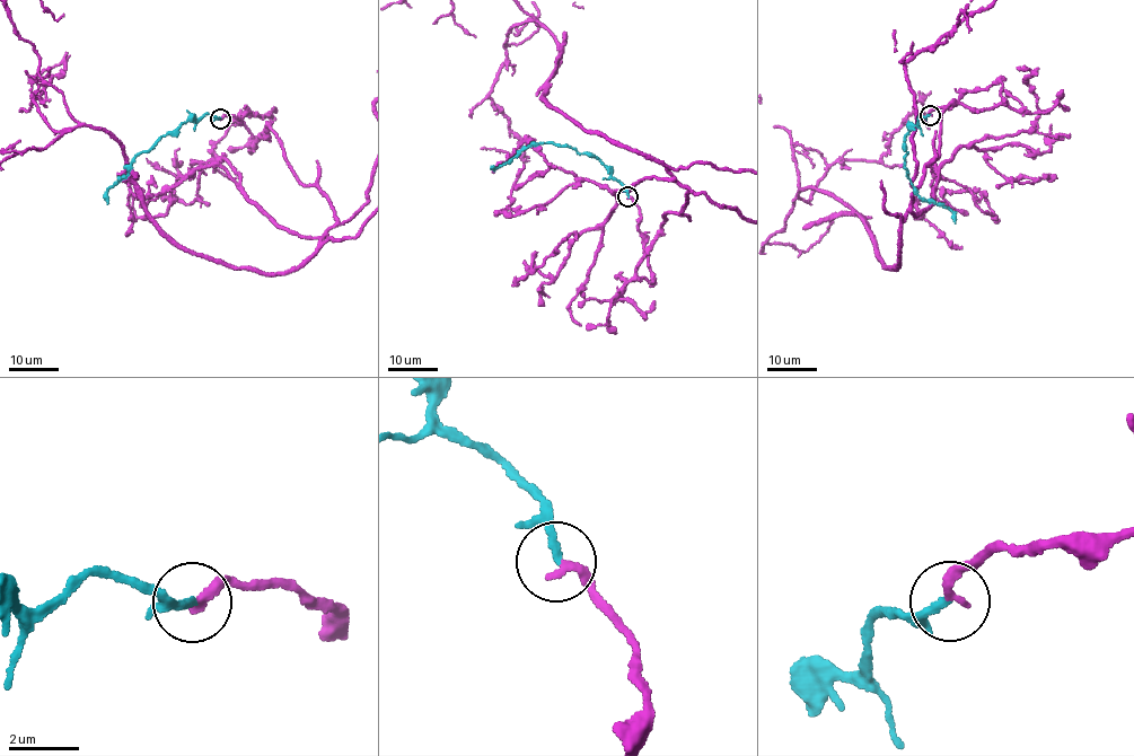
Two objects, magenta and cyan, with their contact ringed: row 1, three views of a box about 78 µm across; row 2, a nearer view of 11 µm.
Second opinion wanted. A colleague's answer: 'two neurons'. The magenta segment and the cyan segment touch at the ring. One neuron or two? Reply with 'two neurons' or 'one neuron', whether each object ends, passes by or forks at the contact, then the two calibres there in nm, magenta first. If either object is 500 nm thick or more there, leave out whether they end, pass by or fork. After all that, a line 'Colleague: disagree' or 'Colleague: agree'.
two neurons | magenta ends | cyan ends | 280/200 nm
Colleague: agree

